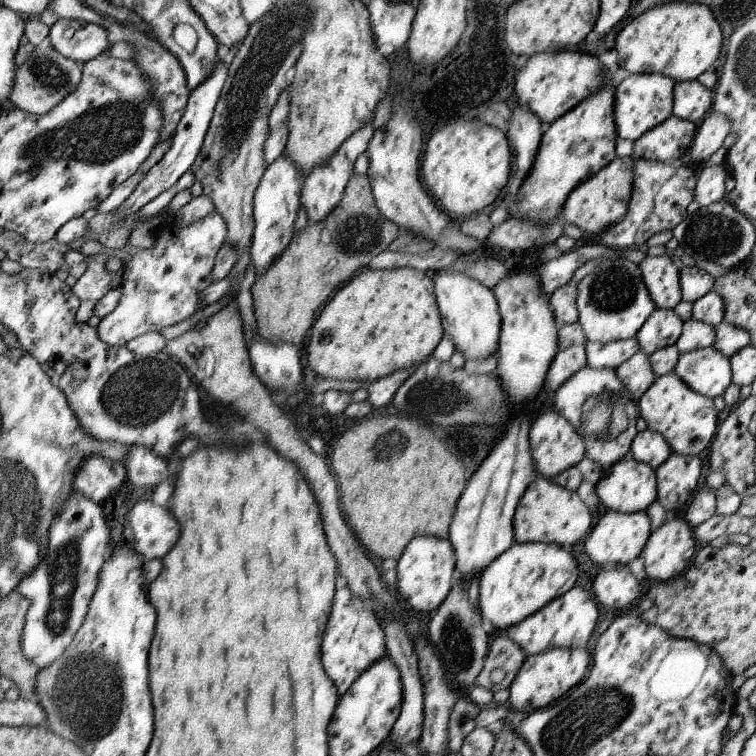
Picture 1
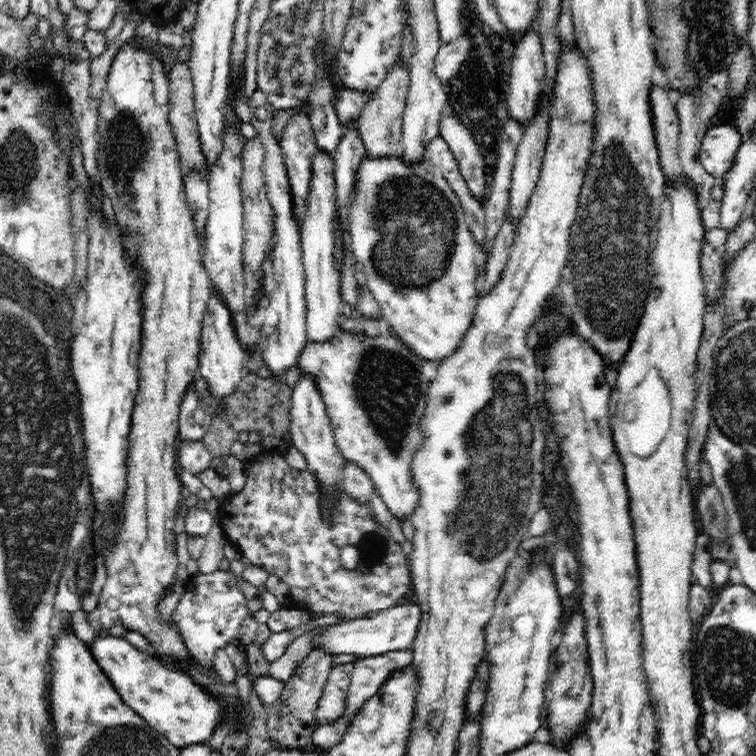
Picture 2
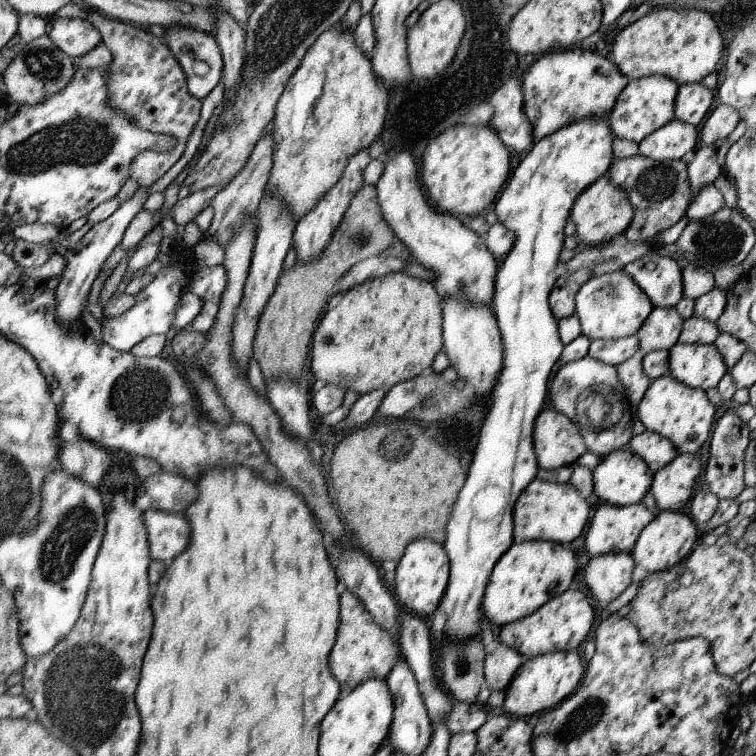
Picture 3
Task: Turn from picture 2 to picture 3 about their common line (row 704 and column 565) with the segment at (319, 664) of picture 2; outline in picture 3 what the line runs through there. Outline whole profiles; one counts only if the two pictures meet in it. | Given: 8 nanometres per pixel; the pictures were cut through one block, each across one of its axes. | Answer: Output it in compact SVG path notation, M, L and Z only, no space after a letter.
M579 268L574 272L561 272L549 296L549 305L554 316L560 320L575 314L575 296L583 284L593 276L589 268Z

